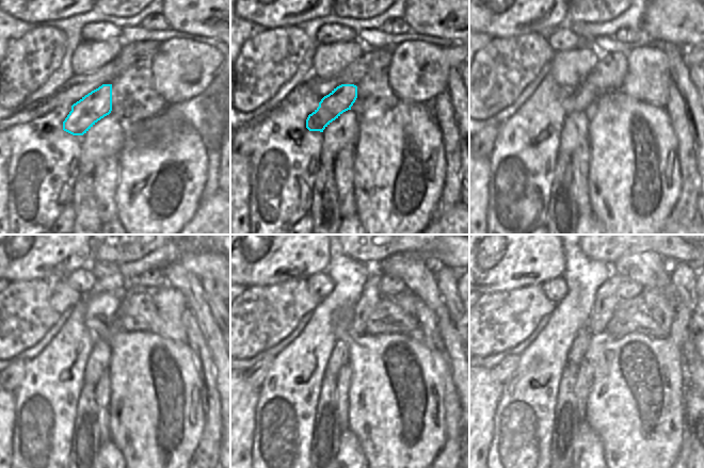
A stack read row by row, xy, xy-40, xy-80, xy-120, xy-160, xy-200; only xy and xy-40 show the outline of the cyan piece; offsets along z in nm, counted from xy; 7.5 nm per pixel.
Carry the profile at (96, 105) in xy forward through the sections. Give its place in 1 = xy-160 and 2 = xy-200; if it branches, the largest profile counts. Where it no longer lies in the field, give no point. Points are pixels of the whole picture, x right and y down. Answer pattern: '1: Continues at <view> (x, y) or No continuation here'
1: Continues at xy-160 (370, 295)
2: Continues at xy-200 (606, 299).

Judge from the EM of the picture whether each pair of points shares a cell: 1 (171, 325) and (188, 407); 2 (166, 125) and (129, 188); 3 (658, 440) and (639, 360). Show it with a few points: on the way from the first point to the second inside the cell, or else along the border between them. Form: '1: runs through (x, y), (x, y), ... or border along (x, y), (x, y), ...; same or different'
1: border along (150, 332), (162, 337), (186, 342); different
2: border along (133, 131), (139, 145), (168, 144), (179, 133); different
3: runs through (640, 421), (639, 381); same

